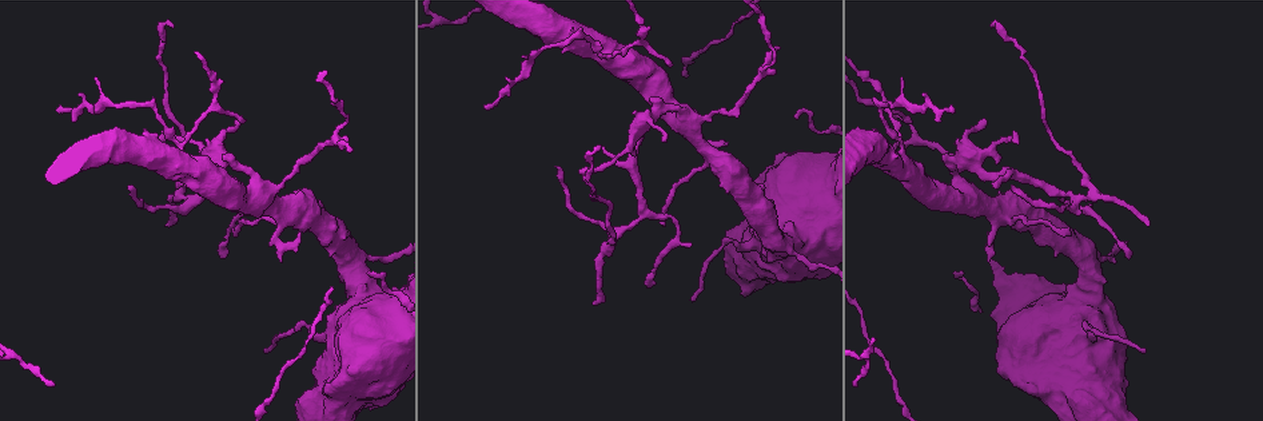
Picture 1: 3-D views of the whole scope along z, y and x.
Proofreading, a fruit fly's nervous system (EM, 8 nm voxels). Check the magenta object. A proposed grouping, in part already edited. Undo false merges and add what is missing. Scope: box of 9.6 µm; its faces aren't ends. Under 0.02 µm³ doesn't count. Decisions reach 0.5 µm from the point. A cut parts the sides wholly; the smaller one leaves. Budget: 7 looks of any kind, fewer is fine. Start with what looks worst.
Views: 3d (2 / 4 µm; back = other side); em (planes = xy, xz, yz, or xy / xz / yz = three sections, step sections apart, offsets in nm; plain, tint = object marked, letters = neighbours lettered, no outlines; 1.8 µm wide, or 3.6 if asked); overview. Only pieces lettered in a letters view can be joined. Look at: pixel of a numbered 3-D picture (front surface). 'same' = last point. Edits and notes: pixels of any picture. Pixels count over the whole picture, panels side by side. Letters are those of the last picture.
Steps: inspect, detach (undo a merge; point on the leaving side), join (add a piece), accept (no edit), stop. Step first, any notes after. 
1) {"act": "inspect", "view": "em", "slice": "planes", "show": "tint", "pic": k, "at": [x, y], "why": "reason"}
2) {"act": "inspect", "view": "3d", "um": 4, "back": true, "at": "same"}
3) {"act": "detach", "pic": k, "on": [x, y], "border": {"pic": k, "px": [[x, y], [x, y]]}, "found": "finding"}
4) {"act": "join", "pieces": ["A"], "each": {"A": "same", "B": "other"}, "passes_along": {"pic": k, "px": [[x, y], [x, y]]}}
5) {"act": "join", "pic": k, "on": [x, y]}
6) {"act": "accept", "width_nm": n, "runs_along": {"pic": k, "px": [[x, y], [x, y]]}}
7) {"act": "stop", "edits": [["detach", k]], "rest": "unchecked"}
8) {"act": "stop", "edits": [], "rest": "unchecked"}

{"act": "inspect", "view": "em", "um": 3.6, "slice": "planes", "show": "letters", "pic": 1, "at": [182, 164], "why": "thick turns thin"}

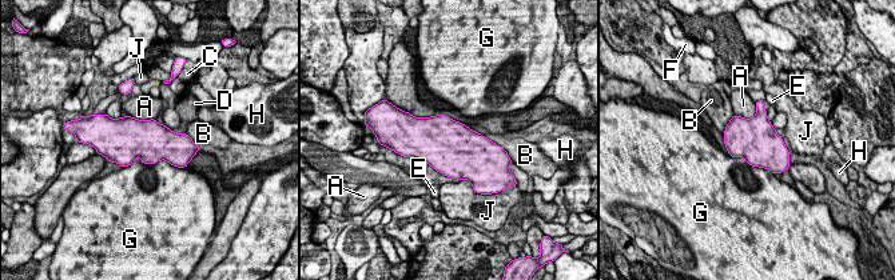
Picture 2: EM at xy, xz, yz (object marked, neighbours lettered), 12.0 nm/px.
{"act": "accept", "each": {"A": "other", "B": "other", "C": "other", "D": "other", "E": "other", "F": "other", "G": "other", "H": "other", "J": "other"}, "found": "all the same neuron"}

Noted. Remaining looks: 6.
{"act": "inspect", "view": "em", "um": 3.6, "slice": "xz", "step": 8, "show": "letters", "pic": 1, "at": [283, 219], "why": "side arm on a straight run"}

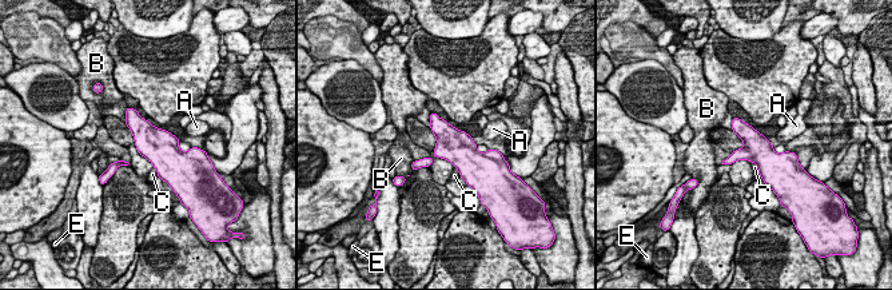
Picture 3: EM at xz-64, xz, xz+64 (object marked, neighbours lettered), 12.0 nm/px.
{"act": "accept", "width_nm": 320, "each": {"A": "other", "B": "other", "C": "other", "E": "other"}, "border": {"pic": 3, "px": [[429, 157], [445, 158], [454, 166]]}, "found": "continuous, no second neuron"}

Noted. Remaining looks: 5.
{"act": "inspect", "view": "em", "slice": "planes", "show": "tint", "pic": 1, "at": [179, 196], "why": "abrupt turn"}

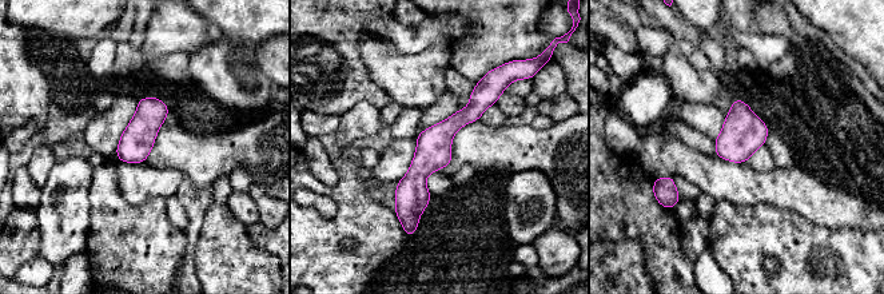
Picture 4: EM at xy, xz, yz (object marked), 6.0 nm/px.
{"act": "inspect", "view": "em", "slice": "planes", "show": "letters", "at": "same", "why": "what lies round it"}

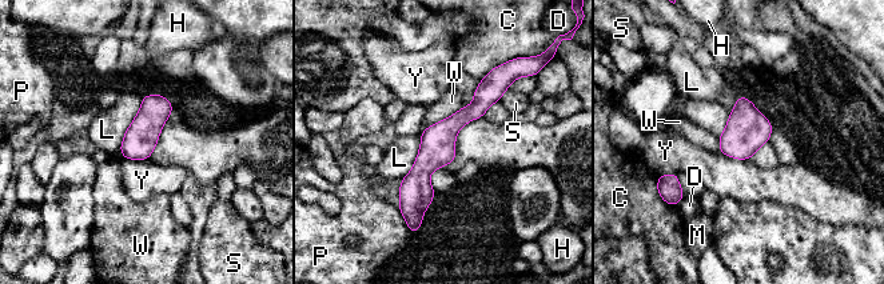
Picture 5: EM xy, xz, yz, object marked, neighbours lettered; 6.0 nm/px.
{"act": "accept", "width_nm": 200, "longest_contact_nm": ["L", 380], "each": {"C": "other", "D": "other", "H": "other", "L": "other", "M": "other", "P": "other", "S": "other", "W": "other", "Y": "other"}, "found": "one neuron here"}

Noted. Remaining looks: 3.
{"act": "stop", "edits": [], "rest": "unchecked"}

